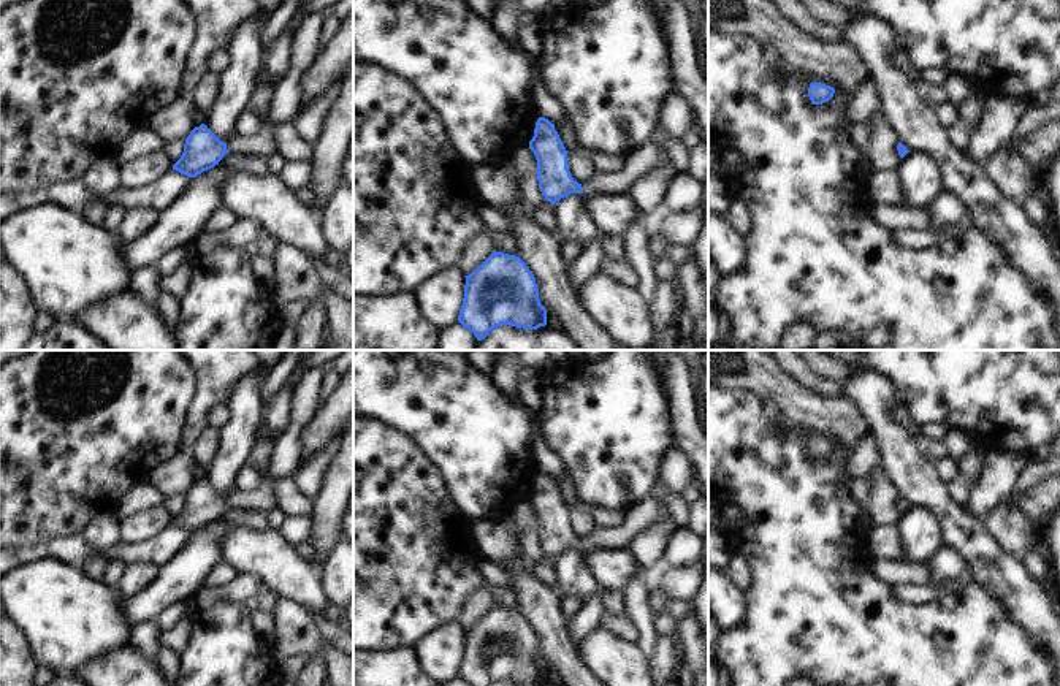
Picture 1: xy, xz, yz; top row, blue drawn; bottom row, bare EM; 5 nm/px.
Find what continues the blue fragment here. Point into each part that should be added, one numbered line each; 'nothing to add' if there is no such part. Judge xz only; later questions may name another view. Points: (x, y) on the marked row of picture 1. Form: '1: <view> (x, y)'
1: xz (648, 156)

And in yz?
nothing to add

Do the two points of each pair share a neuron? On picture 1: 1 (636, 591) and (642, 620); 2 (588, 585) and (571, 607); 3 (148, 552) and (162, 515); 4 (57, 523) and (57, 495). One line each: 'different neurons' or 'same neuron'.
1: same neuron
2: different neurons
3: different neurons
4: same neuron

